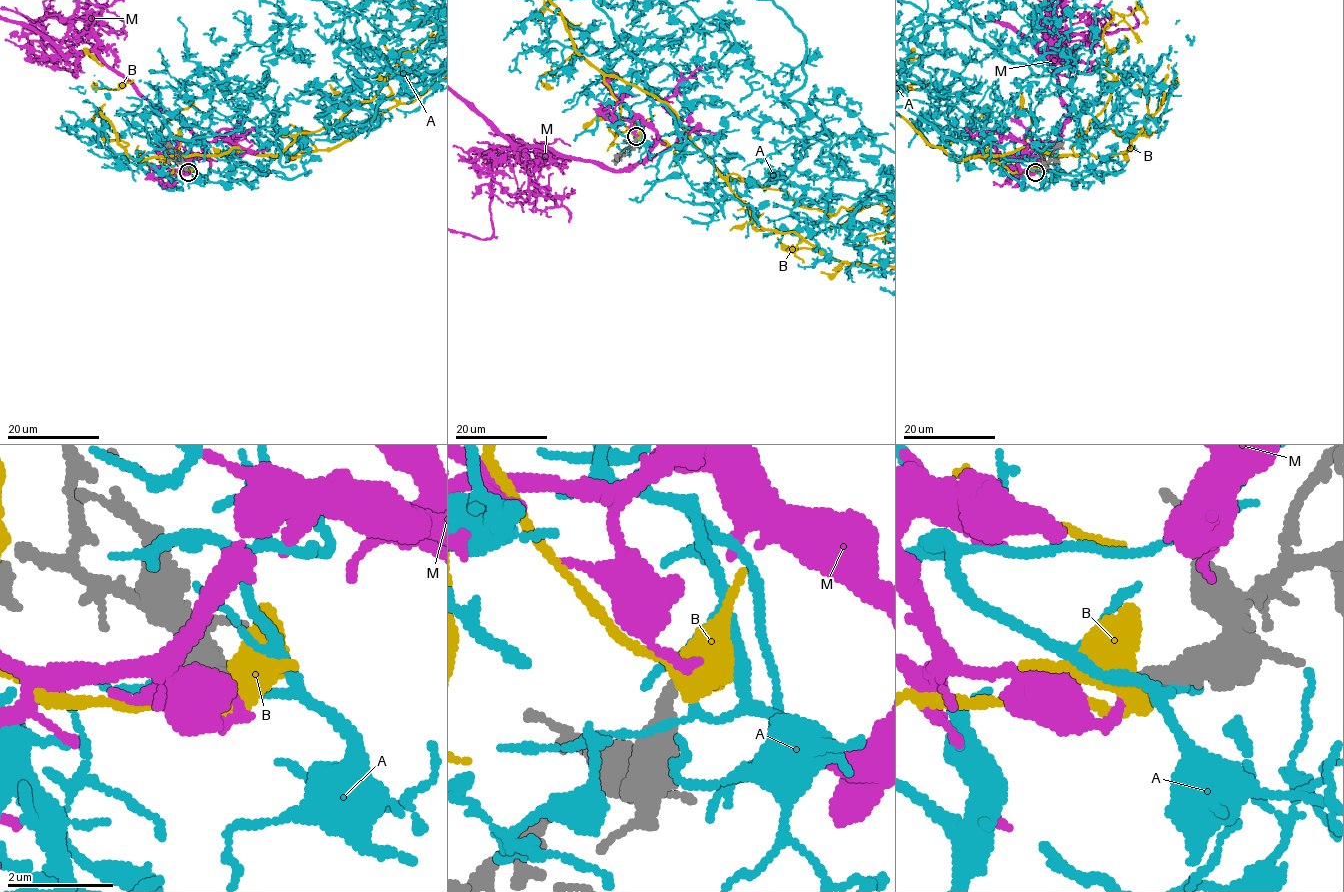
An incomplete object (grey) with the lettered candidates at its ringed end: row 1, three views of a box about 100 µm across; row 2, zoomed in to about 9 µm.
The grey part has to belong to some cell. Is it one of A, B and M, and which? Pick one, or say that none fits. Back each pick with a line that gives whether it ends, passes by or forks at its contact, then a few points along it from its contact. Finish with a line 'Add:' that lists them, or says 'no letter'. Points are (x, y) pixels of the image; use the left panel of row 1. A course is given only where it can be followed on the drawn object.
Add: no letter

